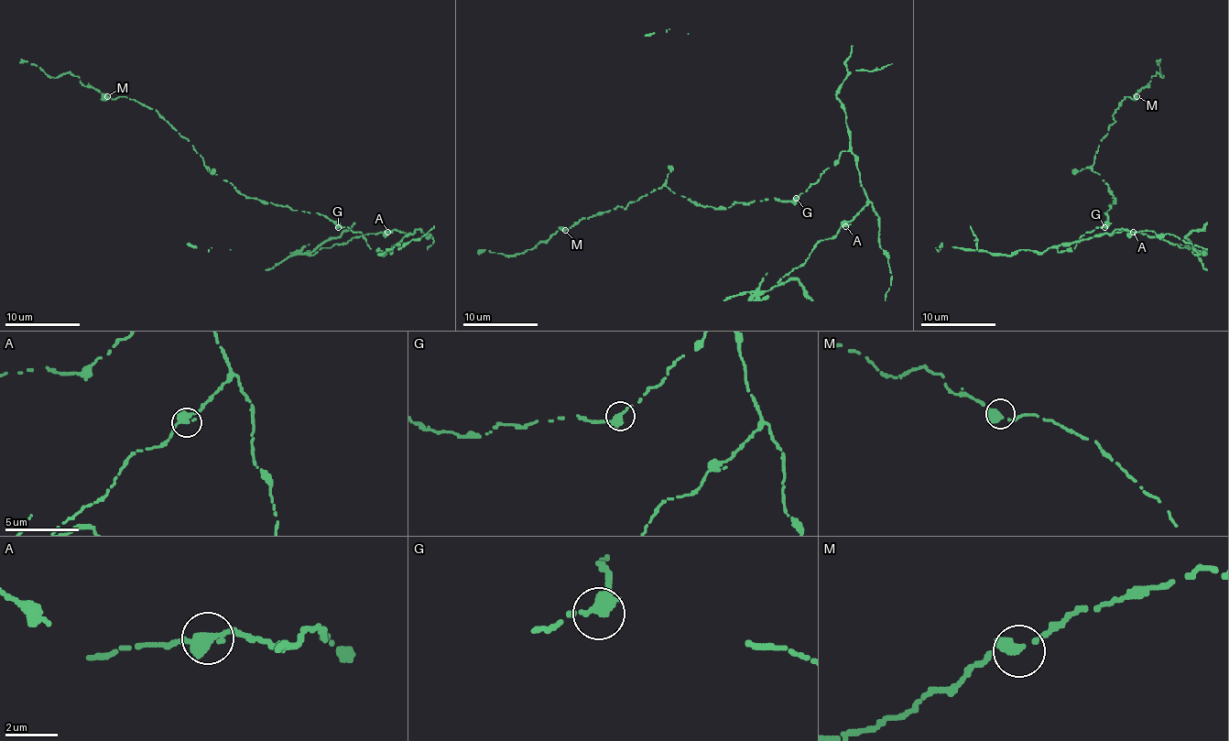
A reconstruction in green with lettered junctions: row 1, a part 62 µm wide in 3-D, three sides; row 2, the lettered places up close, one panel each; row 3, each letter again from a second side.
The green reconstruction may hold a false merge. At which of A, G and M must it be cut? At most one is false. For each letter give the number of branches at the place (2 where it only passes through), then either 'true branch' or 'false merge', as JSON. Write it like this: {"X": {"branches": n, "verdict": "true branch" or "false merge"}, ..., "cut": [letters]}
{"A": {"branches": 2, "verdict": "false merge"}, "G": {"branches": 2, "verdict": "true branch"}, "M": {"branches": 2, "verdict": "true branch"}, "cut": ["A"]}

